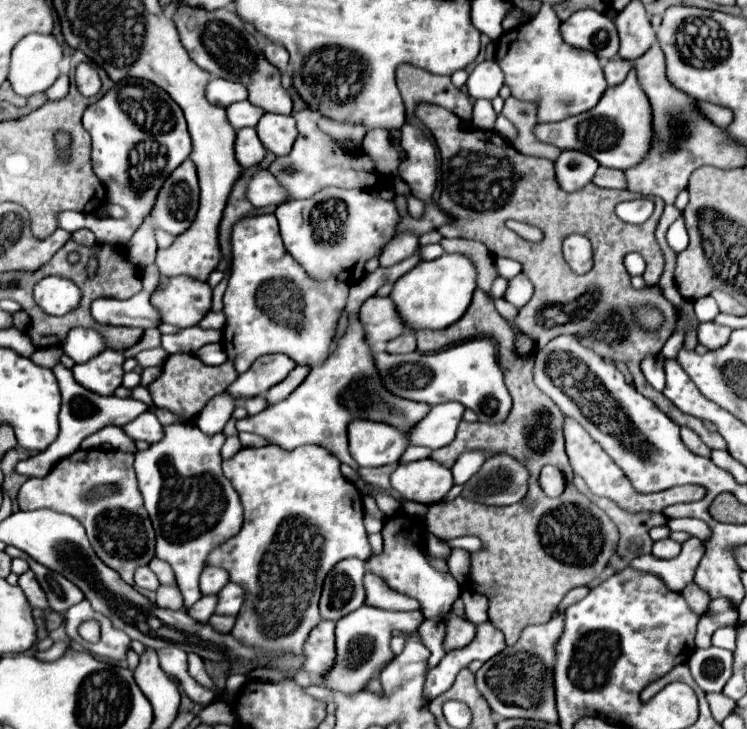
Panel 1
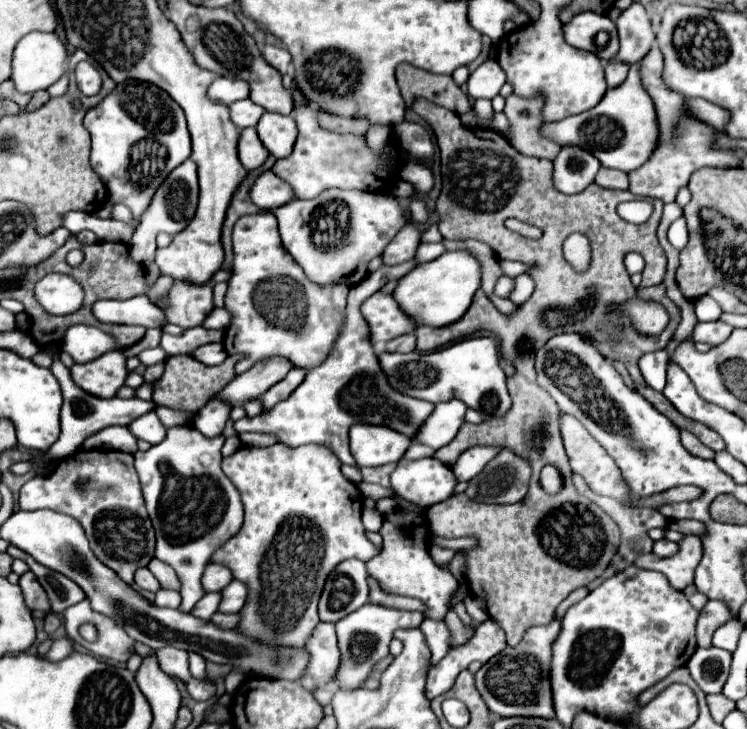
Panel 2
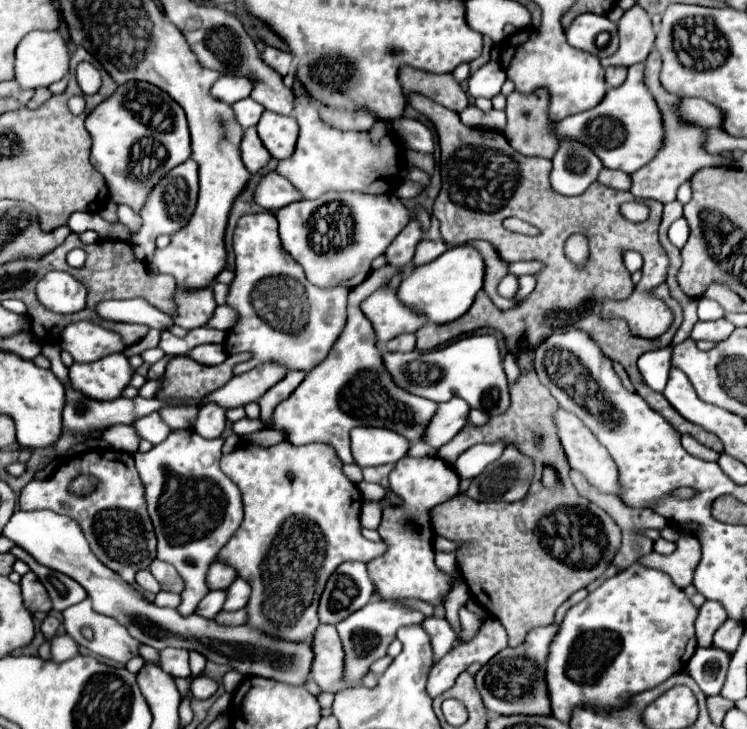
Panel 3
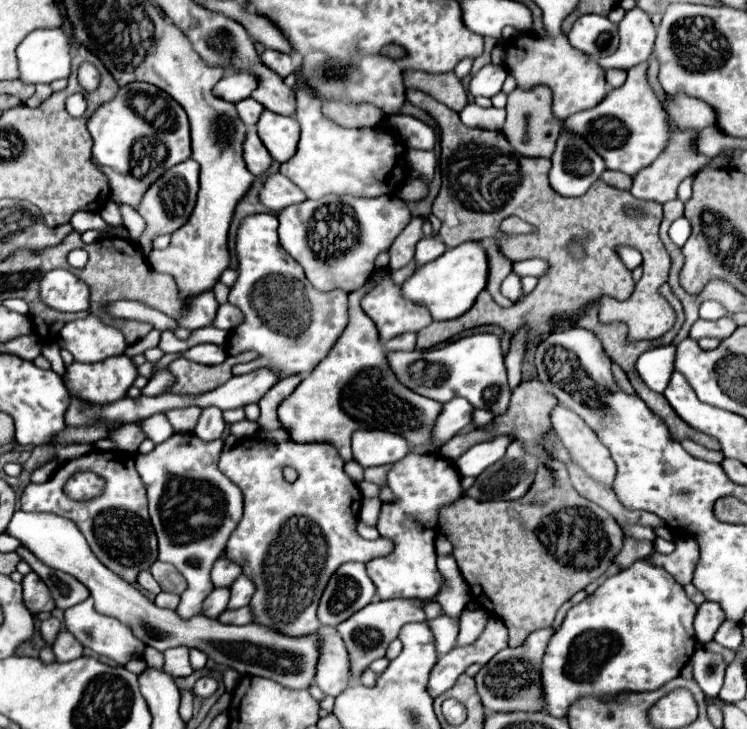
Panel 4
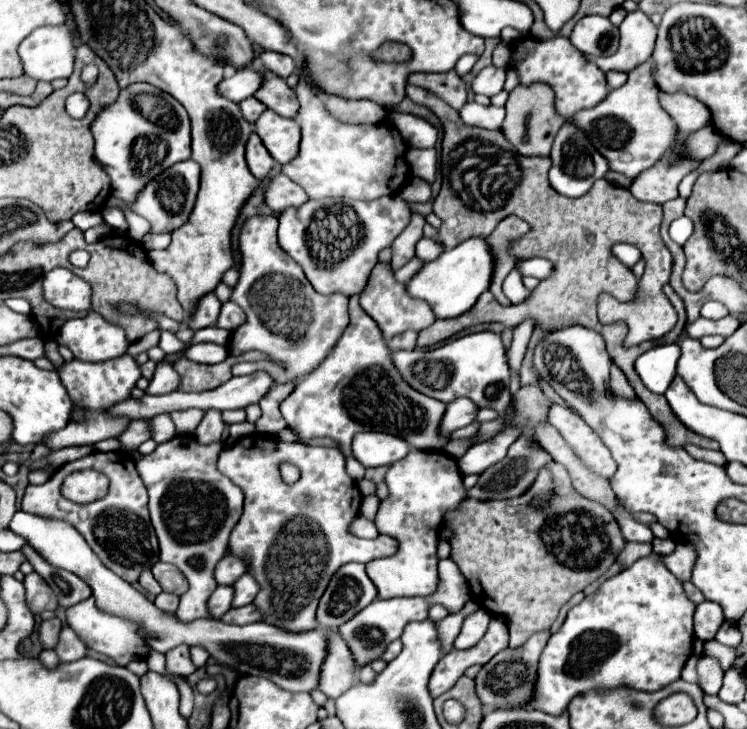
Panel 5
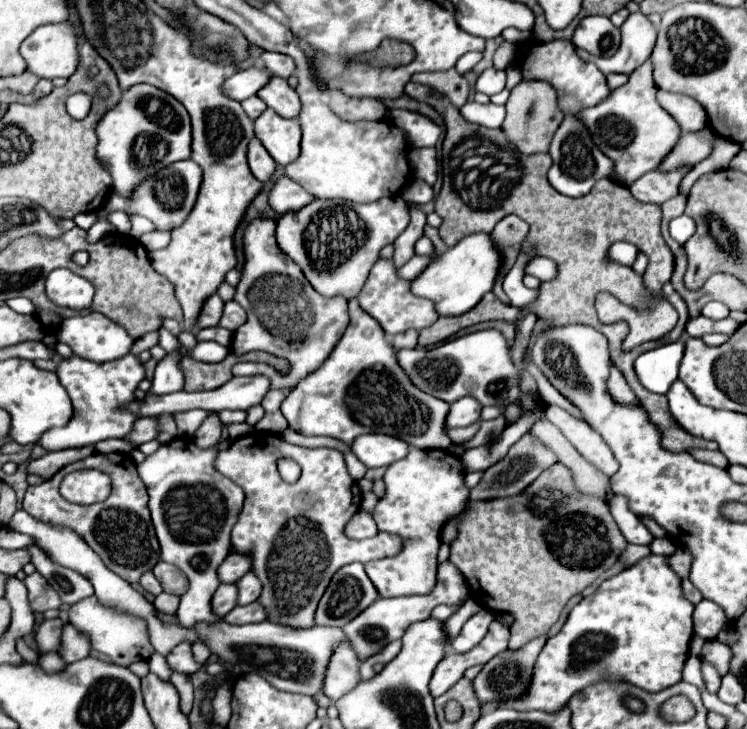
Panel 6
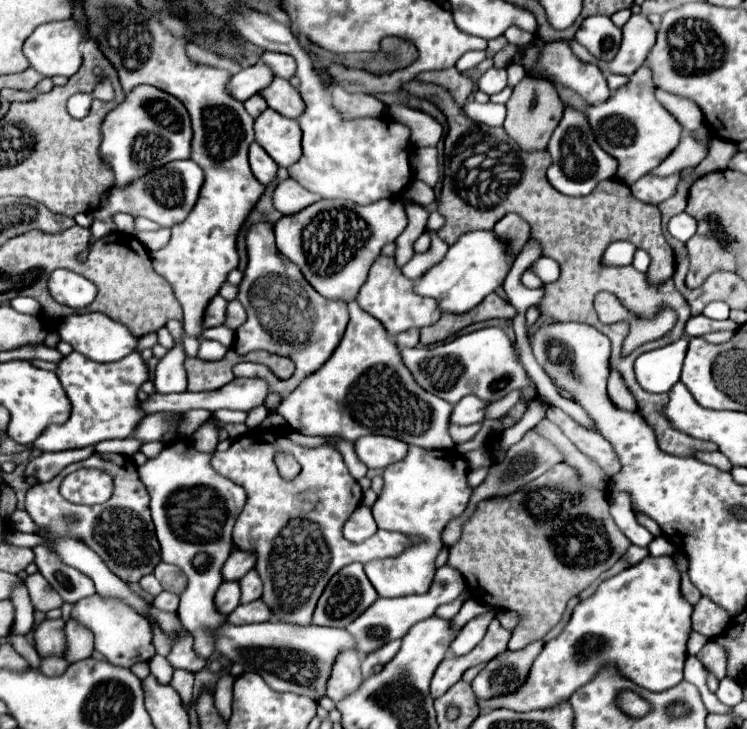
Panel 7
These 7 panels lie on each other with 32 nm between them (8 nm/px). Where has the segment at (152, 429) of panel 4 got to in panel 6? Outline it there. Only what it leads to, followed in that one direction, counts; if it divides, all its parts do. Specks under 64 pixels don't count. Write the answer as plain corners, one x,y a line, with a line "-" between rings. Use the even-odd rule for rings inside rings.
164,414
164,416
160,418
160,436
158,436
158,442
168,444
168,442
172,442
176,436
178,436
178,434
176,434
176,422
174,422
174,418
170,418
168,414

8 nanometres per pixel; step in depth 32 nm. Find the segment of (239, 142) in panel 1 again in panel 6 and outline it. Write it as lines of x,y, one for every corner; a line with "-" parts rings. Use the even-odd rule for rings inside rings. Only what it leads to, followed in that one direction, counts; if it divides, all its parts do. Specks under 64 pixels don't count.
252,140
248,146
248,164
252,174
260,182
268,182
272,172
276,170
276,162
272,160
272,156
268,156
268,152
264,152
264,146
258,140

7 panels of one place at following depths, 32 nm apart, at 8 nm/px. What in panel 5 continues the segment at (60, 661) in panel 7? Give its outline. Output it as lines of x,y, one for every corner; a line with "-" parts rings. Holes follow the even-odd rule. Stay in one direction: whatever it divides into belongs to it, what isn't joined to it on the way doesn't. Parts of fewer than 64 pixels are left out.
42,650
42,654
38,656
38,660
42,662
42,666
44,668
58,668
62,662
60,662
60,658
58,658
58,654
54,652
54,650

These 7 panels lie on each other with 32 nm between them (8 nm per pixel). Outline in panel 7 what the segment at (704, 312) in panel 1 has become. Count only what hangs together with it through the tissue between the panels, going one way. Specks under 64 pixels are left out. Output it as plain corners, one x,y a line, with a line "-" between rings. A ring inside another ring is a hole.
712,302
704,308
704,316
712,318
712,320
726,320
728,312
730,312
730,308
724,302

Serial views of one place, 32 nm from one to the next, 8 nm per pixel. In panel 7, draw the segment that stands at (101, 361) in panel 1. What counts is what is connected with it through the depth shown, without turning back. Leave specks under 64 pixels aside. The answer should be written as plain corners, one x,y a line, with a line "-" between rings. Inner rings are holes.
74,350
58,364
56,374
66,390
66,396
70,398
72,414
64,424
52,424
40,434
40,438
32,444
40,452
64,452
96,446
102,440
130,438
140,420
146,416
144,410
138,408
138,390
150,378
150,370
140,352
134,352
118,362
102,364
84,358
80,352

